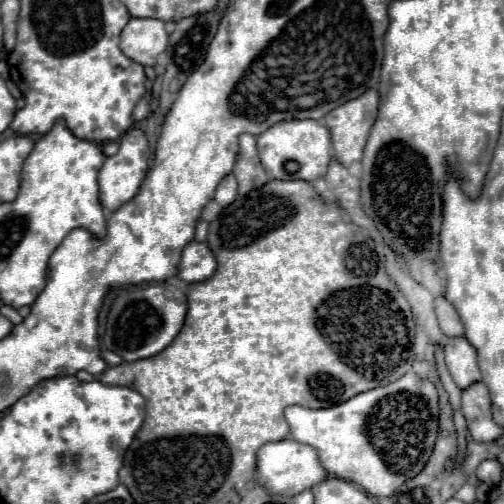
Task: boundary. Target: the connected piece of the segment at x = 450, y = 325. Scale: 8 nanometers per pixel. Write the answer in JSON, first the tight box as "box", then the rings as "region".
{"box":[436,296,464,336],"region":[[[444,296],[436,298],[436,316],[438,316],[438,324],[444,336],[464,336],[460,316],[456,308]]]}

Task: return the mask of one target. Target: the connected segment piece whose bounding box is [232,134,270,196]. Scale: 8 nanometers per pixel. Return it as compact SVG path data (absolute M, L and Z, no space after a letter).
M242 134L240 136L240 150L234 162L234 176L238 180L238 194L248 194L254 188L260 188L262 184L266 184L270 178L266 174L266 170L262 168L260 160L258 160L258 152L256 152L256 144L254 144L254 136L252 134Z

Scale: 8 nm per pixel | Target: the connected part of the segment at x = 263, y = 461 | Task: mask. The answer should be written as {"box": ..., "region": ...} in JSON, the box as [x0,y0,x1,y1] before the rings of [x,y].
{"box":[256,438,328,496],"region":[[[292,438],[264,444],[258,452],[256,468],[258,468],[256,482],[266,484],[266,488],[270,488],[270,492],[278,492],[282,496],[296,496],[302,490],[310,490],[314,484],[318,484],[318,480],[324,480],[328,476],[324,466],[318,460],[316,448],[296,442]]]}

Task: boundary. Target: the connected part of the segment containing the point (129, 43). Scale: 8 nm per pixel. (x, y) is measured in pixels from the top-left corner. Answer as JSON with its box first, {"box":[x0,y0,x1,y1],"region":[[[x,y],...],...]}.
{"box":[120,18,168,66],"region":[[[130,18],[120,34],[120,50],[142,66],[154,66],[156,56],[166,50],[168,34],[156,18]]]}

